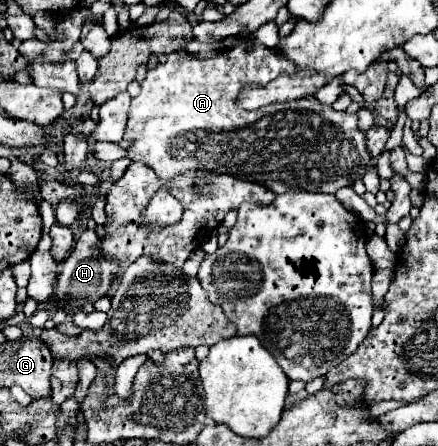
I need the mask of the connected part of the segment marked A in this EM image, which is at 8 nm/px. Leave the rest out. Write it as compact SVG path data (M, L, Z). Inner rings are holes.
M247 38L245 44L219 52L215 58L197 58L169 54L165 62L151 68L141 82L141 92L131 100L129 120L125 128L125 136L121 140L121 148L127 150L129 158L135 162L143 162L155 170L155 174L163 180L163 194L153 194L147 208L141 212L141 226L147 230L163 230L173 226L183 216L181 202L171 196L169 180L173 176L207 170L217 174L229 174L233 178L241 178L247 182L257 182L275 194L305 190L305 192L323 192L335 194L343 186L351 186L355 180L363 178L369 168L375 168L375 160L367 150L365 132L357 126L357 114L337 112L327 104L321 104L313 96L303 96L299 100L283 102L283 104L267 104L261 110L243 110L239 102L239 94L245 86L267 86L281 74L295 74L297 66L293 60L285 58L277 48L265 48L263 44Z

